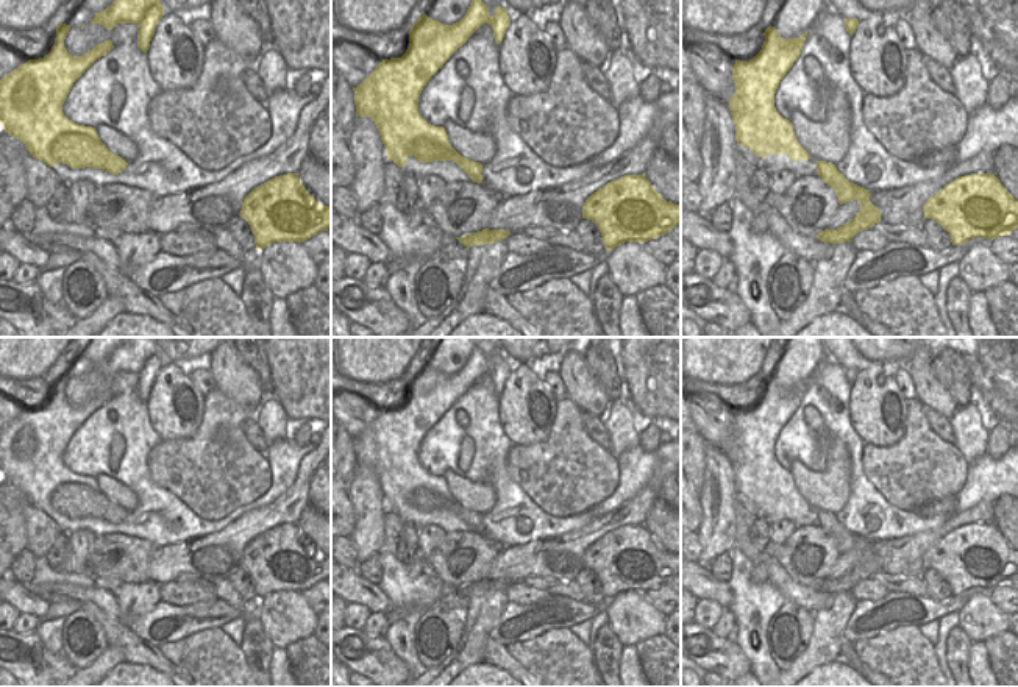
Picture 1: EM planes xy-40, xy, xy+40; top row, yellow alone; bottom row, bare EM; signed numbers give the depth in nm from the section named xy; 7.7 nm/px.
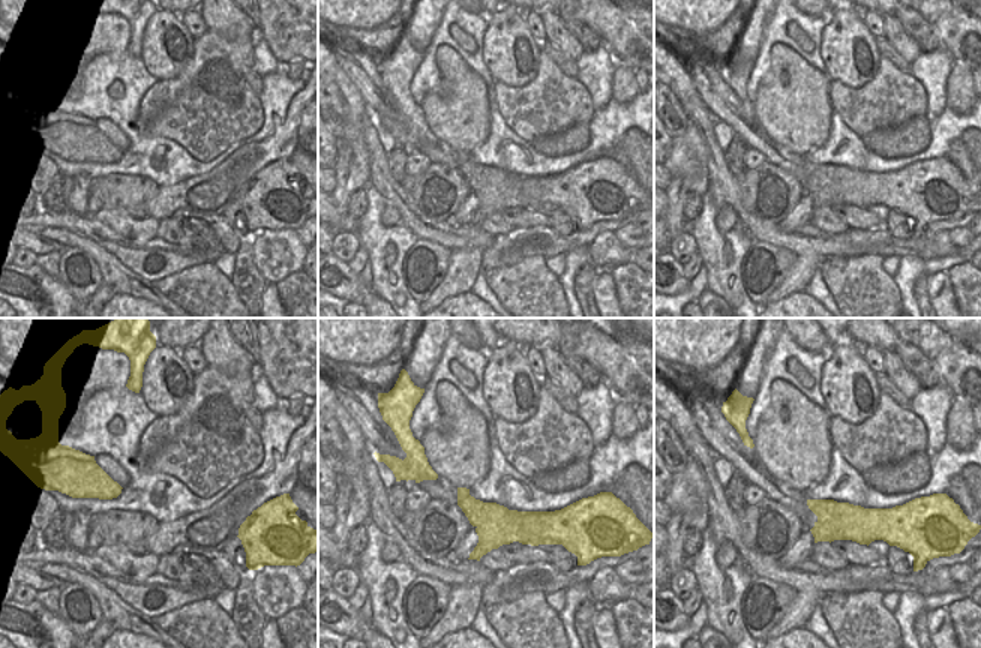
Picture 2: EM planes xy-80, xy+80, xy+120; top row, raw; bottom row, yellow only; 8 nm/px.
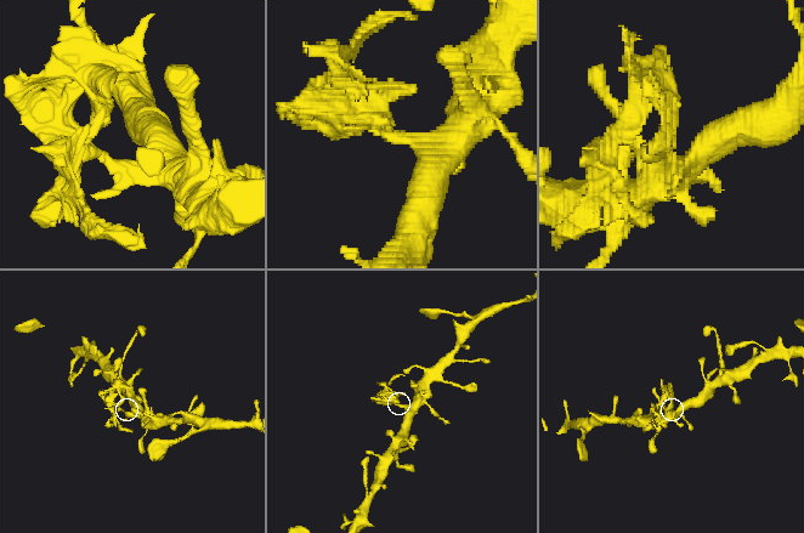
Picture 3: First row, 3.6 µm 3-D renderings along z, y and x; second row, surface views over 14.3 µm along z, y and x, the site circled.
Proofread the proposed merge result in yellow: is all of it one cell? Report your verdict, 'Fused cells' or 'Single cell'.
Fused cells

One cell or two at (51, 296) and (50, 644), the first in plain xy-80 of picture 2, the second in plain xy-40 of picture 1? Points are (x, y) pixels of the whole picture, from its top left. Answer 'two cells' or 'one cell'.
two cells

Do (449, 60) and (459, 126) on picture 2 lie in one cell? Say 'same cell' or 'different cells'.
same cell

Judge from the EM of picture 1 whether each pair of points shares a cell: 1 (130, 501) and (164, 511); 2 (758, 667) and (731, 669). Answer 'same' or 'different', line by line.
1: different
2: different

